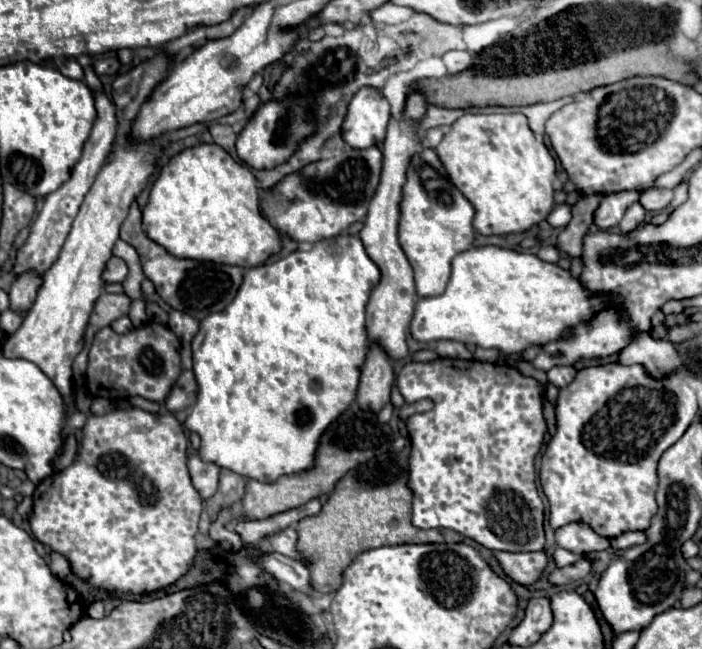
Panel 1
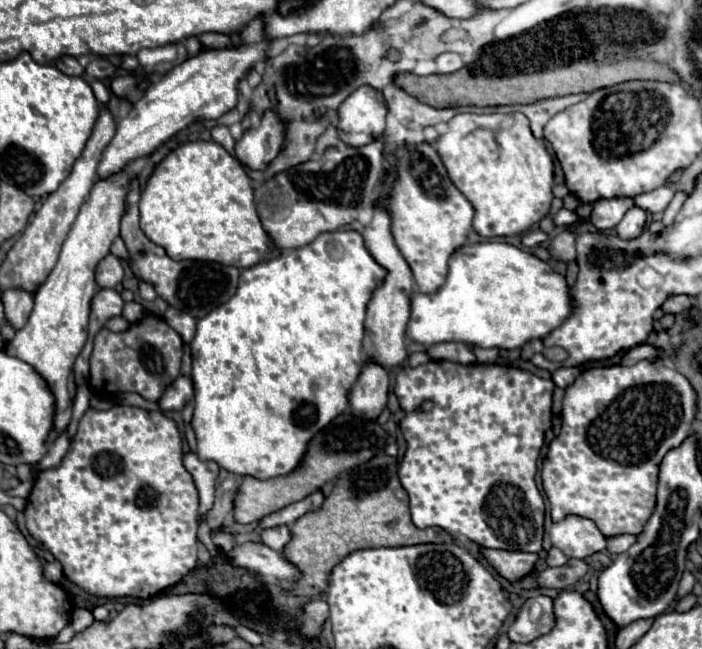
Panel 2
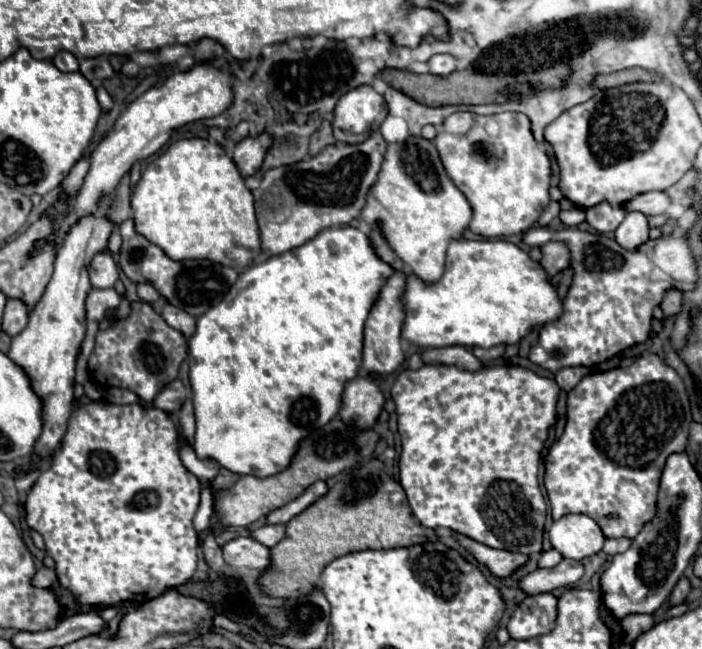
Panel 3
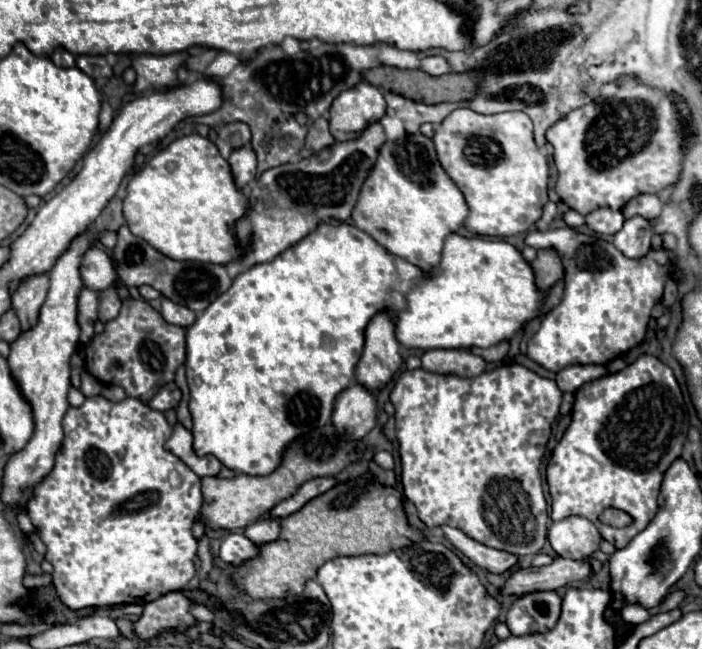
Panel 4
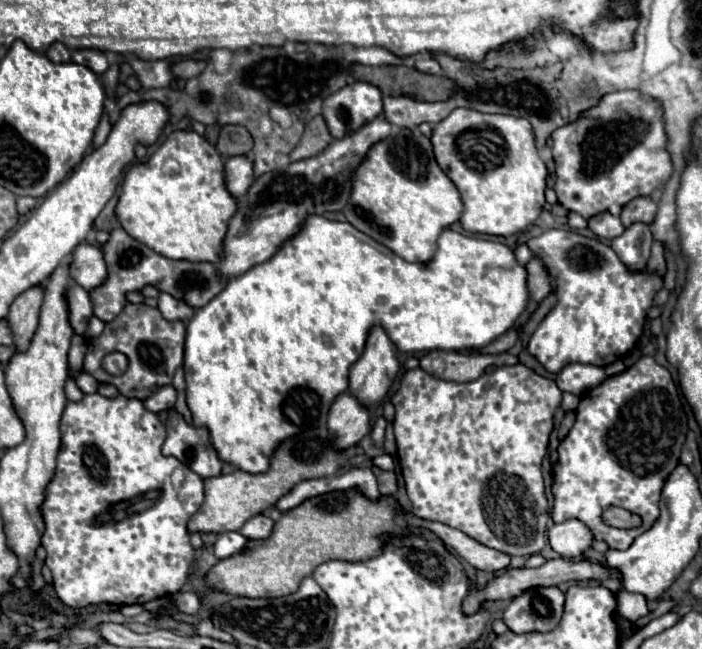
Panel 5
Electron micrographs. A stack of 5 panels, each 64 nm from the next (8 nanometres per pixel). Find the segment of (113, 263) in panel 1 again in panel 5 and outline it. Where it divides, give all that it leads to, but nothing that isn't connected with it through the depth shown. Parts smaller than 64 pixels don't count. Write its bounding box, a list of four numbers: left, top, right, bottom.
[70,242,108,290]

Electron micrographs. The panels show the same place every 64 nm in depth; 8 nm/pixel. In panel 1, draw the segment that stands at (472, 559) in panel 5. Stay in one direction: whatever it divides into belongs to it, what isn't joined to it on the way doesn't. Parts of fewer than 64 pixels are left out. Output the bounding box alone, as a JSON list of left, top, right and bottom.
[496,552,548,586]

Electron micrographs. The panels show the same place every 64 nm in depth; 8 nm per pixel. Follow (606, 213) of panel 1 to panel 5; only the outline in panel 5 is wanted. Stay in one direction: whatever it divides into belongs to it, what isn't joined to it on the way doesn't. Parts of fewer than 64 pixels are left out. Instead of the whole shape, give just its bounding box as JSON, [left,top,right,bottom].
[588,212,624,238]

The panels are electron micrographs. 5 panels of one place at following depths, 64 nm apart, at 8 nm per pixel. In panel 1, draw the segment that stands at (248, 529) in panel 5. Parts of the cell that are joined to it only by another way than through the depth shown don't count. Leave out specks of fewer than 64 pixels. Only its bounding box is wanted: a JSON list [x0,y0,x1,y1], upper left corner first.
[270,528,308,564]

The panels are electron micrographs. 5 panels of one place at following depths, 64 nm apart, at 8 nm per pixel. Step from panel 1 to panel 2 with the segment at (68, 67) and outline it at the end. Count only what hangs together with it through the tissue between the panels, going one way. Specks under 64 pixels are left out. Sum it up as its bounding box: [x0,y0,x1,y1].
[56,56,84,76]

